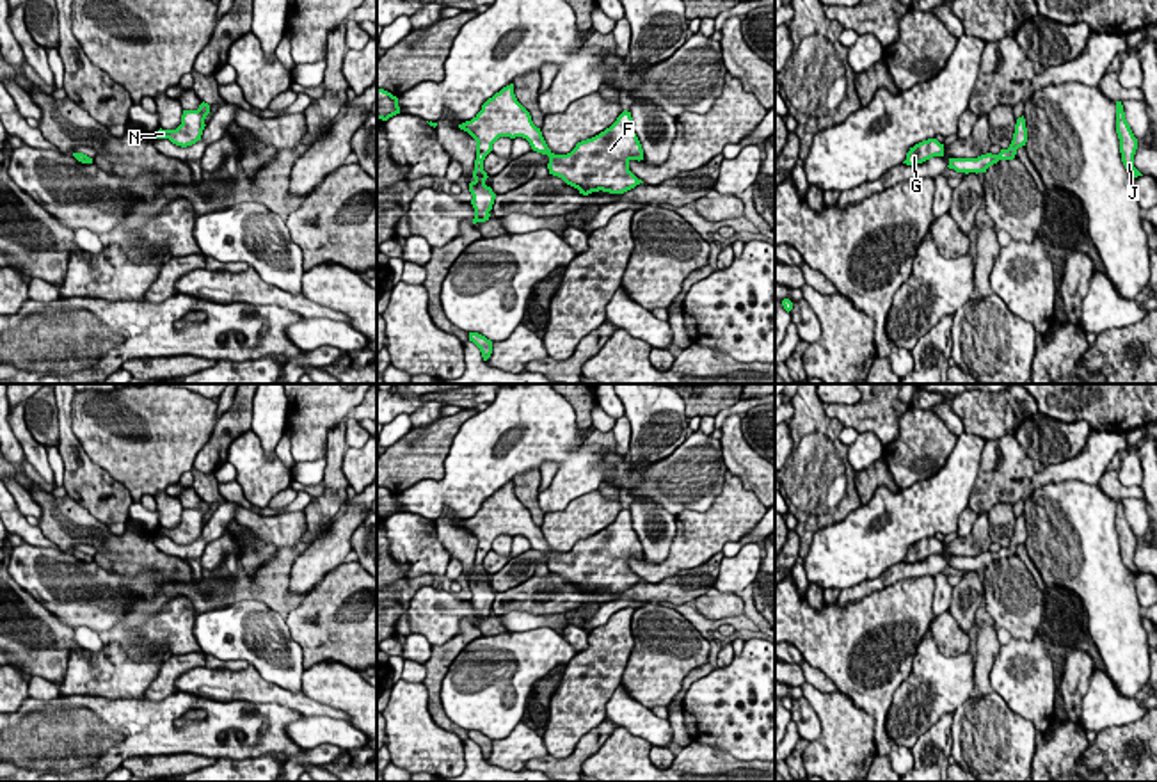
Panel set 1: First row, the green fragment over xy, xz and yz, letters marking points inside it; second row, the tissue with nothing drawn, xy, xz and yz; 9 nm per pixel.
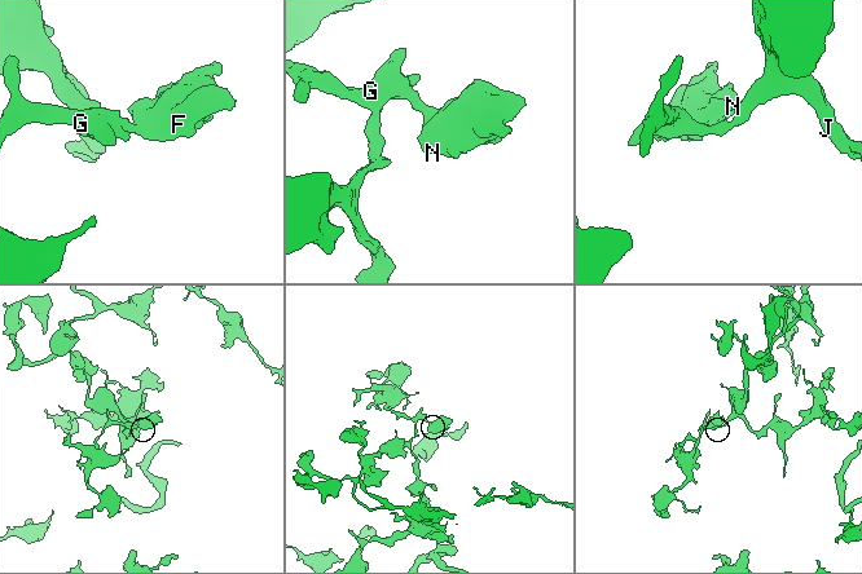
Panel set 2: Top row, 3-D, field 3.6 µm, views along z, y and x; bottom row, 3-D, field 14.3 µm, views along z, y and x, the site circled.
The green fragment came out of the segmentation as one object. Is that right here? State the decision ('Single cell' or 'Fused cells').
Single cell

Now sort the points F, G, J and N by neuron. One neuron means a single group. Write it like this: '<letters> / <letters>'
F G J N

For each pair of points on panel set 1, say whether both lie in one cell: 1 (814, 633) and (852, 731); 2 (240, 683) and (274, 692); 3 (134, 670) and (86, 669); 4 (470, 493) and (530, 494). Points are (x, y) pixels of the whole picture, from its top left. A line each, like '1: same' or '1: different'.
1: different
2: same
3: same
4: different

